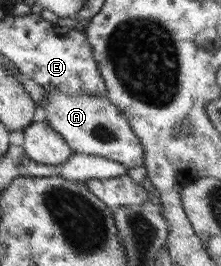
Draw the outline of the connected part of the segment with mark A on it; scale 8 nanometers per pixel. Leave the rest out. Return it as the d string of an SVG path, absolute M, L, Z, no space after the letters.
M44 89L44 92L46 92L45 101L41 102L41 107L45 108L44 121L60 133L73 153L100 156L121 163L128 169L143 165L144 149L140 144L140 138L132 131L128 118L109 101L108 97L96 97L88 93L60 93L56 89Z

